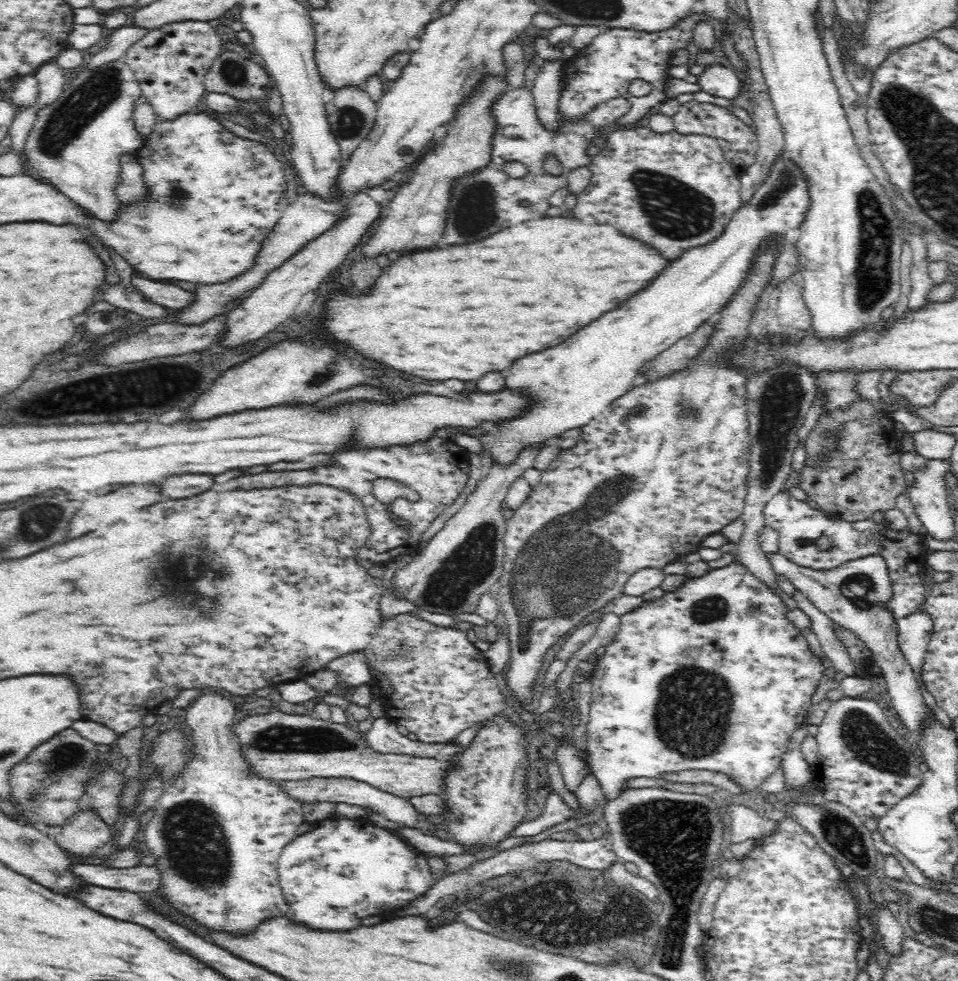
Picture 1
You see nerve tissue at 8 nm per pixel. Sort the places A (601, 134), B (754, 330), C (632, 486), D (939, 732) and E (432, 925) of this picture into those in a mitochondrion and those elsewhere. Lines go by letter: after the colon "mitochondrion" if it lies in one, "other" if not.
A: other
B: other
C: mitochondrion
D: other
E: other

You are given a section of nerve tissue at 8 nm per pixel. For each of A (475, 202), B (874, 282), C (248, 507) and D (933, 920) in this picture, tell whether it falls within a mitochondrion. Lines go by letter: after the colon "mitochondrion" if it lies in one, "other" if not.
A: mitochondrion
B: mitochondrion
C: other
D: mitochondrion

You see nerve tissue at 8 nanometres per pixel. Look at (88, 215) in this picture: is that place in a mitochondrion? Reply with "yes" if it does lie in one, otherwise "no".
no

